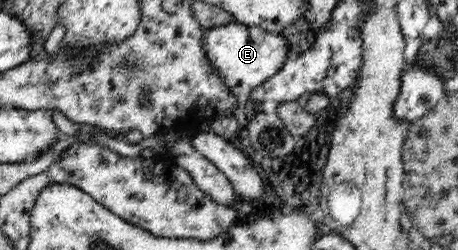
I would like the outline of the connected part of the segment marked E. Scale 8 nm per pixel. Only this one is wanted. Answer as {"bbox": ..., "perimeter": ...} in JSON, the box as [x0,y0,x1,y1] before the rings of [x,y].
{"bbox":[204,22,289,107],"perimeter":[[[236,22],[207,29],[204,49],[210,63],[222,76],[231,94],[238,98],[241,107],[249,100],[253,90],[276,75],[289,58],[289,41],[283,35]]]}

